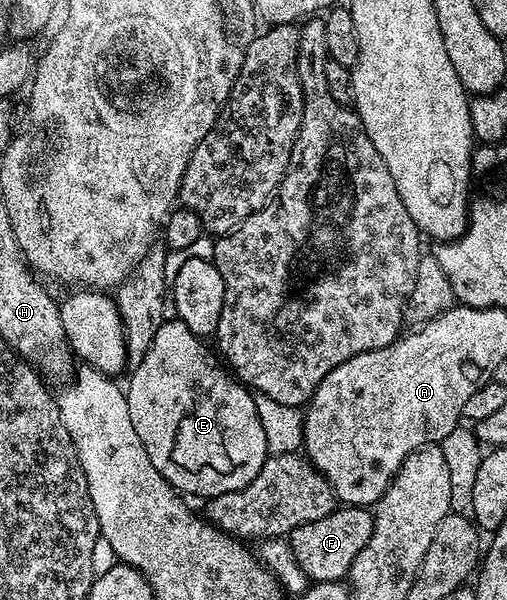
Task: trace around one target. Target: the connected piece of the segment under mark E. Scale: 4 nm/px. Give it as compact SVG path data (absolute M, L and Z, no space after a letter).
M177 320L163 321L148 352L140 364L133 367L134 375L125 392L132 428L136 428L136 436L140 436L140 444L144 444L144 452L148 452L148 460L152 460L156 472L183 495L195 494L201 500L209 500L250 484L266 463L268 451L254 394L223 365L219 355L202 342L205 341L190 331L188 324Z

